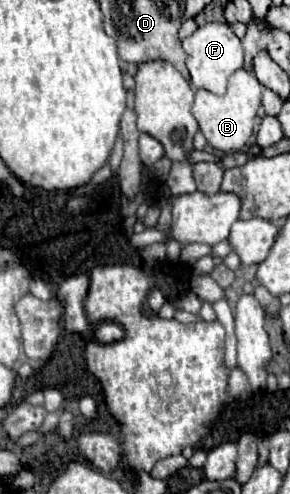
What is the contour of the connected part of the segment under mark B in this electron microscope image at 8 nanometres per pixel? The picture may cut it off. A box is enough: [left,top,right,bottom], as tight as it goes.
[192,68,264,152]

